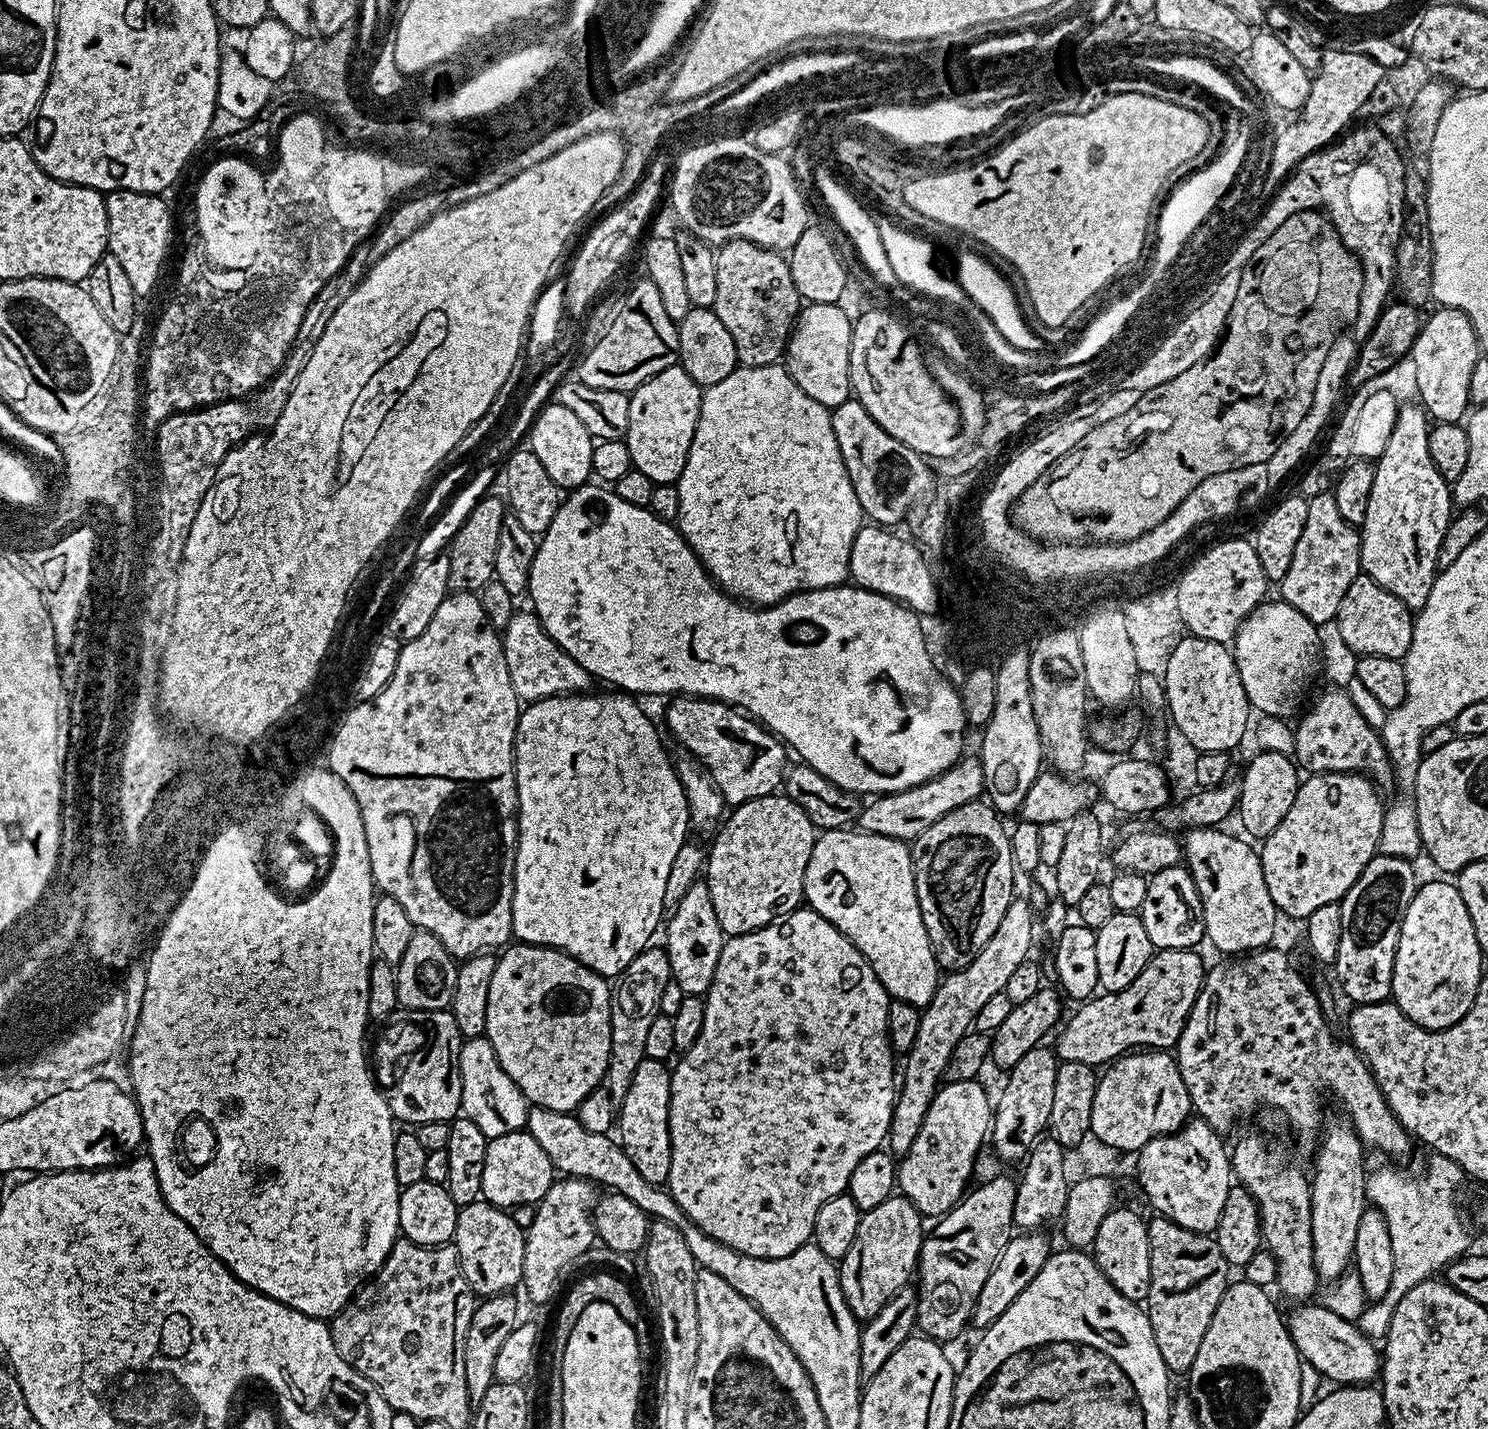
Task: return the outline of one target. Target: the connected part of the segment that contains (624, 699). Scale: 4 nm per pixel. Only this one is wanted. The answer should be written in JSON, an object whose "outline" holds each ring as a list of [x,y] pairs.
{"outline":[[[604,690],[601,696],[597,694],[573,694],[570,696],[551,696],[541,700],[533,700],[520,713],[520,721],[516,727],[516,869],[514,870],[514,894],[512,895],[512,935],[521,944],[540,944],[544,948],[556,948],[560,952],[565,952],[567,956],[572,956],[580,964],[585,964],[587,968],[597,972],[599,976],[605,978],[619,977],[624,968],[630,966],[632,959],[639,952],[649,947],[652,935],[656,932],[656,927],[661,927],[662,917],[665,915],[664,895],[666,894],[666,877],[670,875],[670,865],[674,858],[678,858],[678,850],[686,843],[687,832],[690,832],[690,821],[688,818],[688,803],[686,794],[682,790],[682,782],[676,773],[676,765],[673,757],[668,757],[668,752],[664,749],[664,744],[660,741],[660,736],[656,733],[656,728],[652,725],[652,720],[635,704],[631,695],[620,690]]]}

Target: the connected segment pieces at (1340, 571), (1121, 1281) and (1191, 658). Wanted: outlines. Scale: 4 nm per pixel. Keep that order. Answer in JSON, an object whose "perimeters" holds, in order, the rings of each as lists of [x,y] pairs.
{"perimeters":[[[[1323,492],[1311,497],[1308,500],[1306,526],[1302,530],[1302,538],[1298,538],[1290,570],[1286,570],[1286,578],[1278,581],[1279,599],[1294,606],[1294,610],[1298,610],[1298,614],[1306,617],[1311,624],[1331,625],[1350,582],[1354,582],[1361,572],[1360,537],[1354,525],[1342,518],[1335,495]]],[[[1116,1206],[1102,1218],[1098,1234],[1090,1249],[1096,1265],[1106,1278],[1126,1298],[1137,1302],[1147,1301],[1150,1290],[1150,1242],[1145,1217],[1140,1217],[1132,1208]]],[[[1185,635],[1169,654],[1162,679],[1167,715],[1172,715],[1171,723],[1182,730],[1187,741],[1192,742],[1199,753],[1231,753],[1232,748],[1243,742],[1247,732],[1249,735],[1250,705],[1238,674],[1236,657],[1229,645]]]]}

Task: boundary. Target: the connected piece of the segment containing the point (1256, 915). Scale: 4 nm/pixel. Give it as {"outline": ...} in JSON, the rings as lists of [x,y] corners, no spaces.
{"outline":[[[1214,826],[1189,829],[1182,838],[1183,859],[1203,904],[1207,939],[1222,954],[1237,956],[1259,951],[1273,941],[1278,909],[1267,889],[1257,849],[1222,831]]]}

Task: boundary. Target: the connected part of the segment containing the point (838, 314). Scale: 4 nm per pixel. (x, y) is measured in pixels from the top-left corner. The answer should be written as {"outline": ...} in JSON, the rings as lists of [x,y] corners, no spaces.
{"outline":[[[808,304],[801,307],[796,326],[788,337],[788,373],[802,391],[814,398],[814,402],[829,410],[853,395],[850,382],[850,342],[854,320],[842,309],[840,304]]]}

